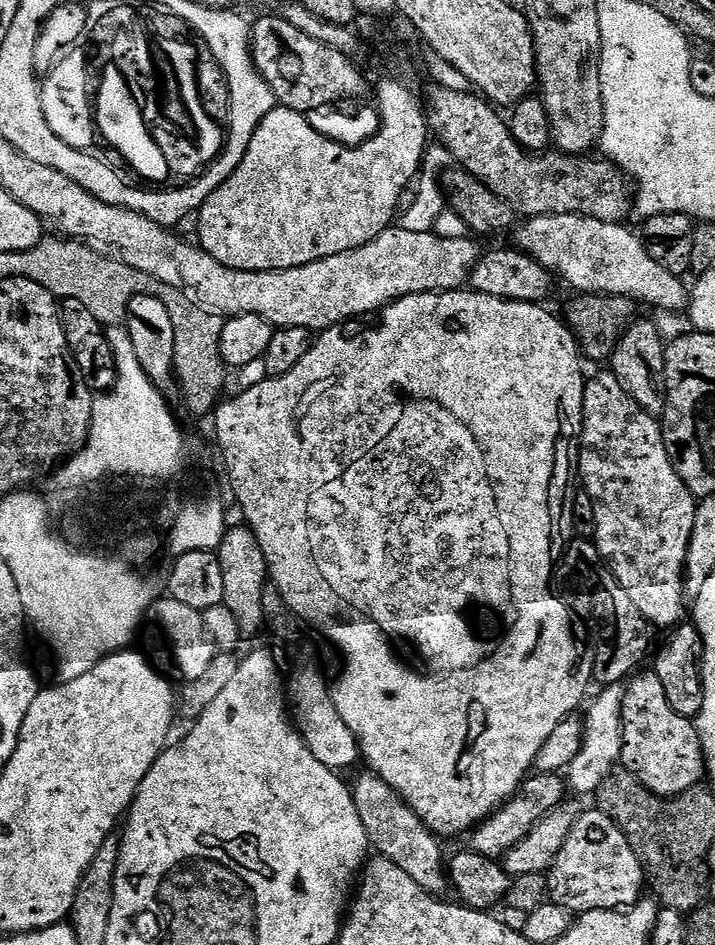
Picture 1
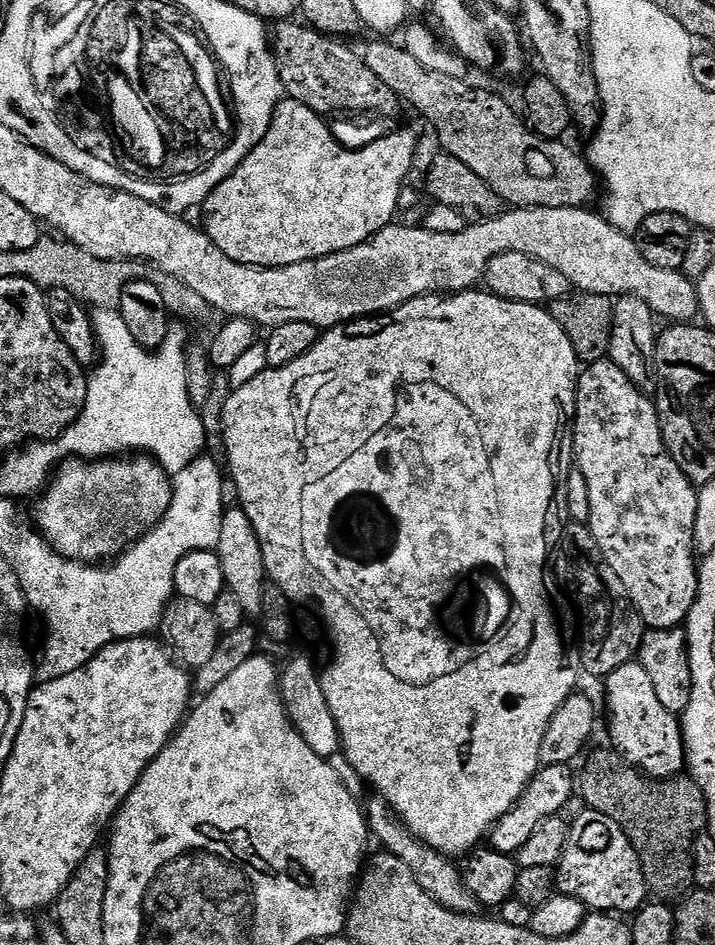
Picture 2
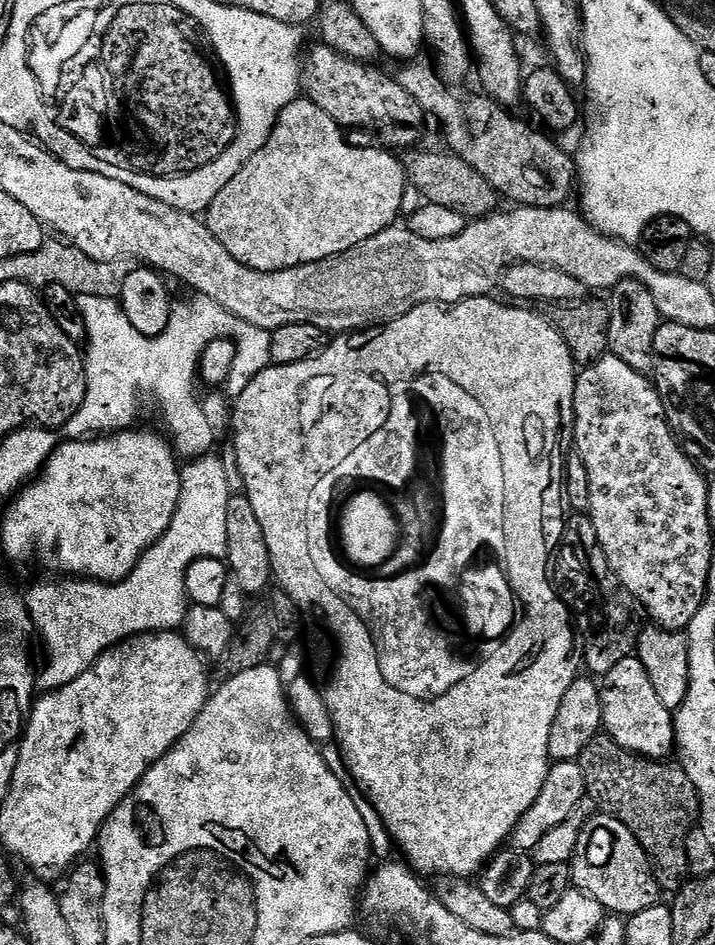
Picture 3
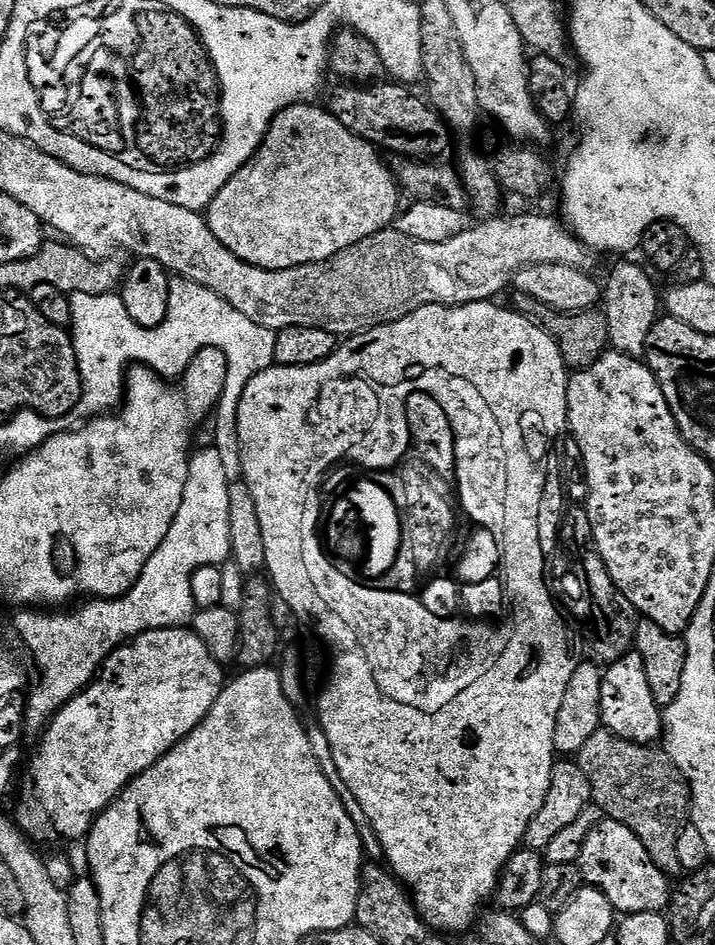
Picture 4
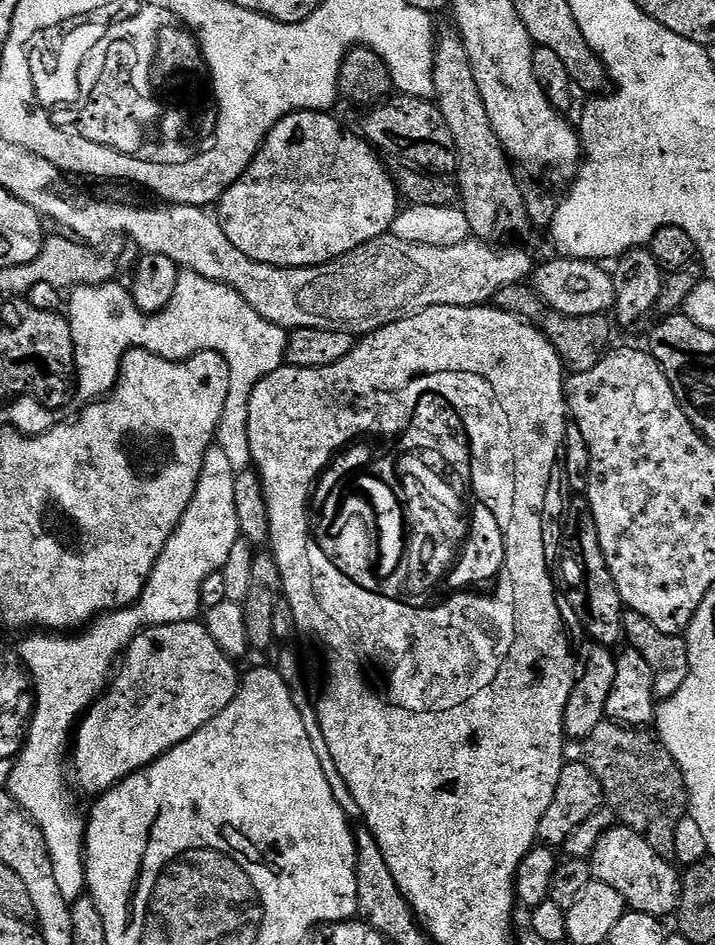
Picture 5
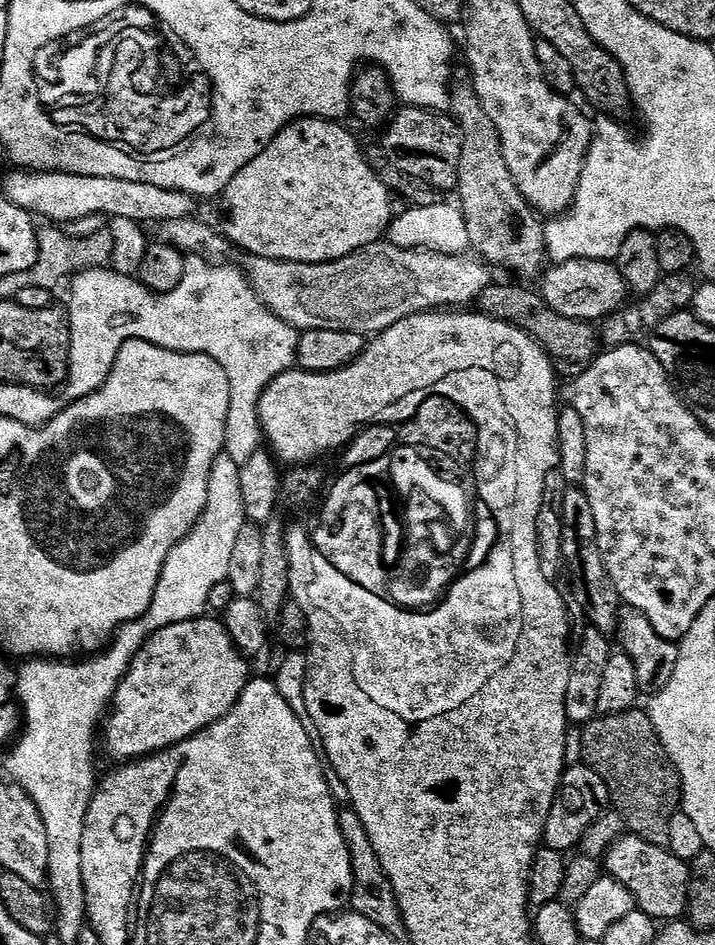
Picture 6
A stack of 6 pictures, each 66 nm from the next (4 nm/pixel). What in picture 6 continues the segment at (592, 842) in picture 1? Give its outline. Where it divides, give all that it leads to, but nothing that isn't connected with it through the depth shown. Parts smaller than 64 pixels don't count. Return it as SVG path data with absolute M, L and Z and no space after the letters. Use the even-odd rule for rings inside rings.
M625 834L603 857L607 875L614 877L630 894L634 894L639 911L657 922L676 922L687 913L688 891L692 881L690 864L678 858L668 848L659 848L642 838Z

